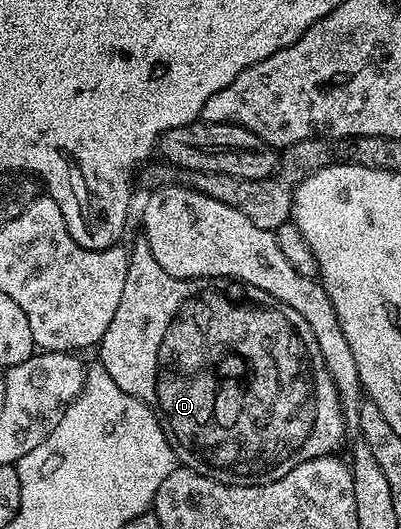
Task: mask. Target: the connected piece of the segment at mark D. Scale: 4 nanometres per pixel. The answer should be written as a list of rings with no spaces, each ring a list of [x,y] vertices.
[[[138,238],[134,245],[129,245],[130,265],[128,278],[124,278],[124,294],[120,294],[120,306],[116,306],[116,314],[112,314],[112,322],[108,330],[104,330],[104,338],[96,346],[97,359],[102,368],[112,374],[112,382],[124,390],[124,394],[132,394],[132,398],[144,401],[153,410],[158,421],[162,423],[164,434],[170,443],[171,453],[179,465],[185,466],[212,478],[221,484],[236,486],[252,486],[253,484],[271,484],[288,470],[296,470],[300,462],[308,462],[312,458],[337,453],[342,439],[346,436],[348,425],[338,400],[338,391],[328,374],[328,366],[324,366],[324,358],[320,354],[320,345],[316,342],[316,334],[312,334],[312,326],[300,318],[292,306],[272,298],[264,290],[251,284],[243,284],[240,280],[227,280],[224,276],[201,276],[195,280],[177,280],[168,274],[152,258],[150,247],[145,239]]]

